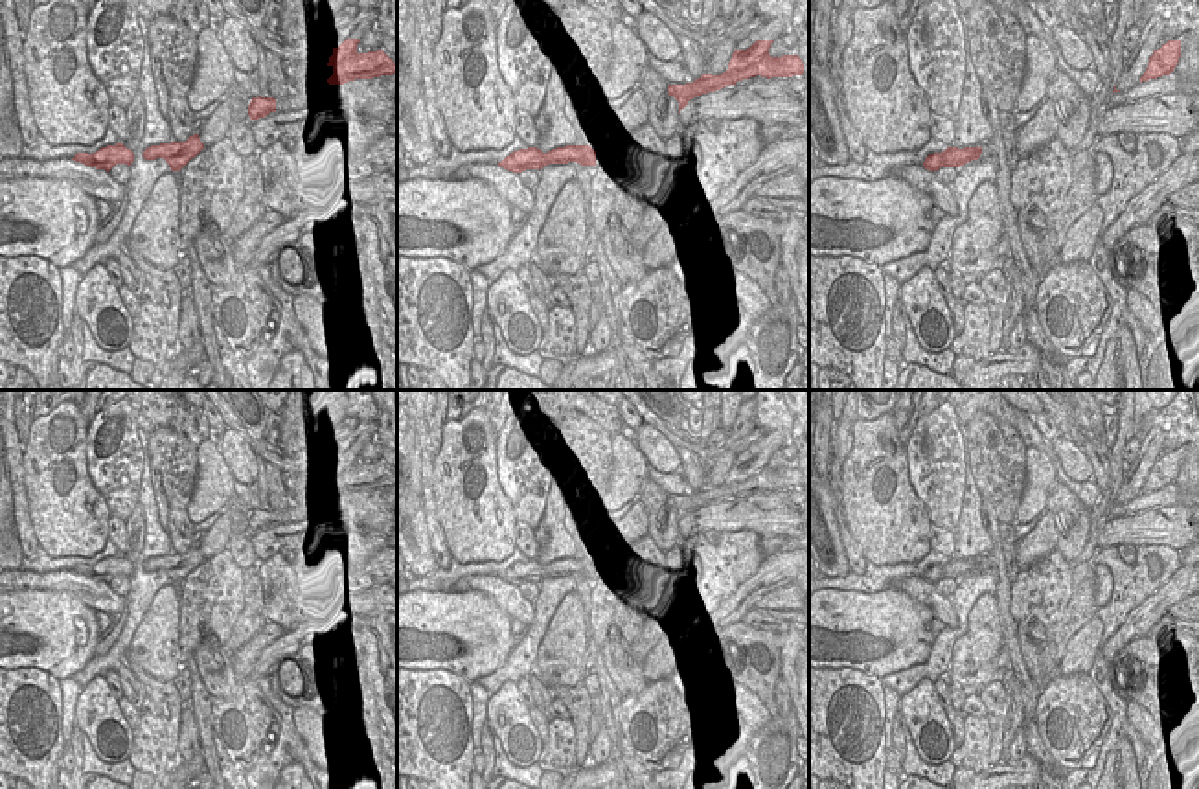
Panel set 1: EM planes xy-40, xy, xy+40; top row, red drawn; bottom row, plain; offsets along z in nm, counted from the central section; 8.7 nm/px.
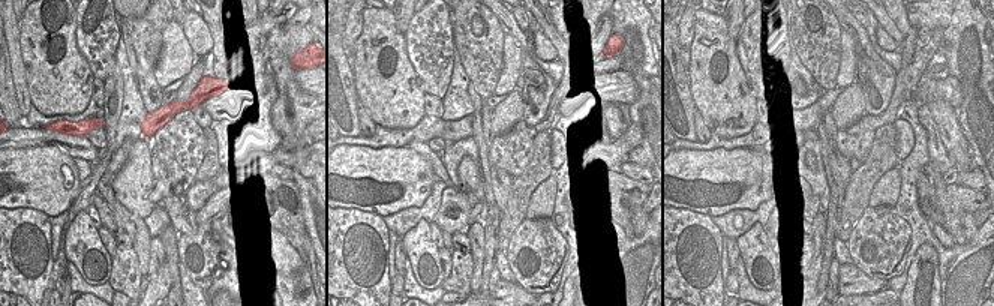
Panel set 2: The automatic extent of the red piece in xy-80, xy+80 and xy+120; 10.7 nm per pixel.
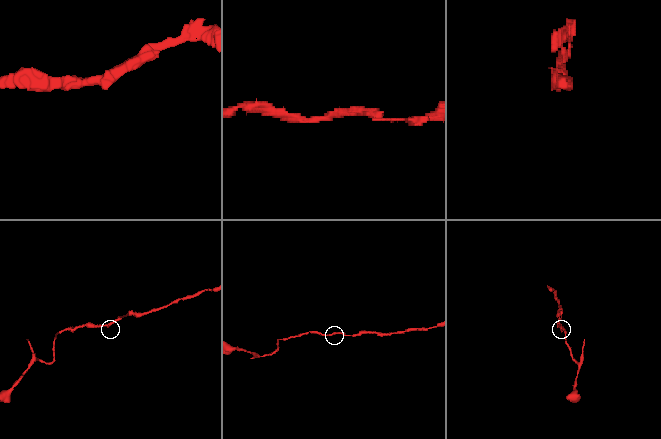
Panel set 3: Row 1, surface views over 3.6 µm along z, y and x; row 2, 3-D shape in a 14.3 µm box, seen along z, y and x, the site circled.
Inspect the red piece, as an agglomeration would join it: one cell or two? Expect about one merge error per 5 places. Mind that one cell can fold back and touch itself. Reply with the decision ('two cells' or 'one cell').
one cell

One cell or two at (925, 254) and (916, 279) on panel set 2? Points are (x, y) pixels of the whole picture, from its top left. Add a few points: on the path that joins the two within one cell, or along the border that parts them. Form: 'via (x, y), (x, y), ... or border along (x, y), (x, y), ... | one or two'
via (919, 258), (918, 273) | one

